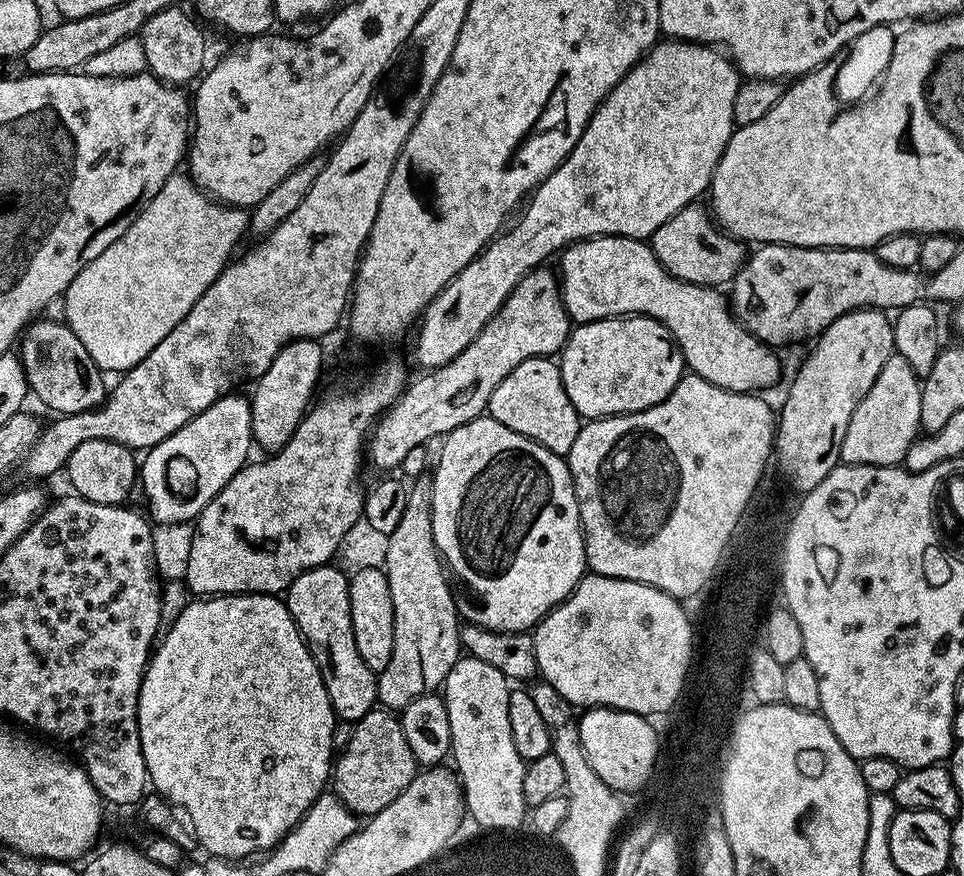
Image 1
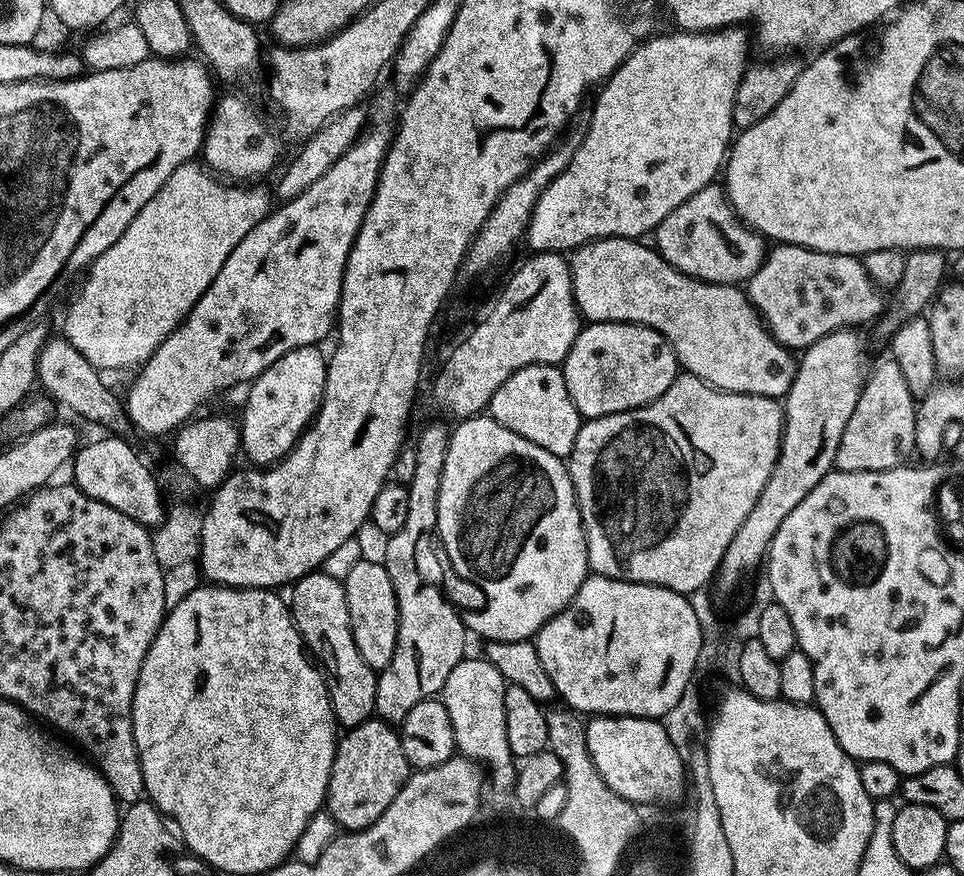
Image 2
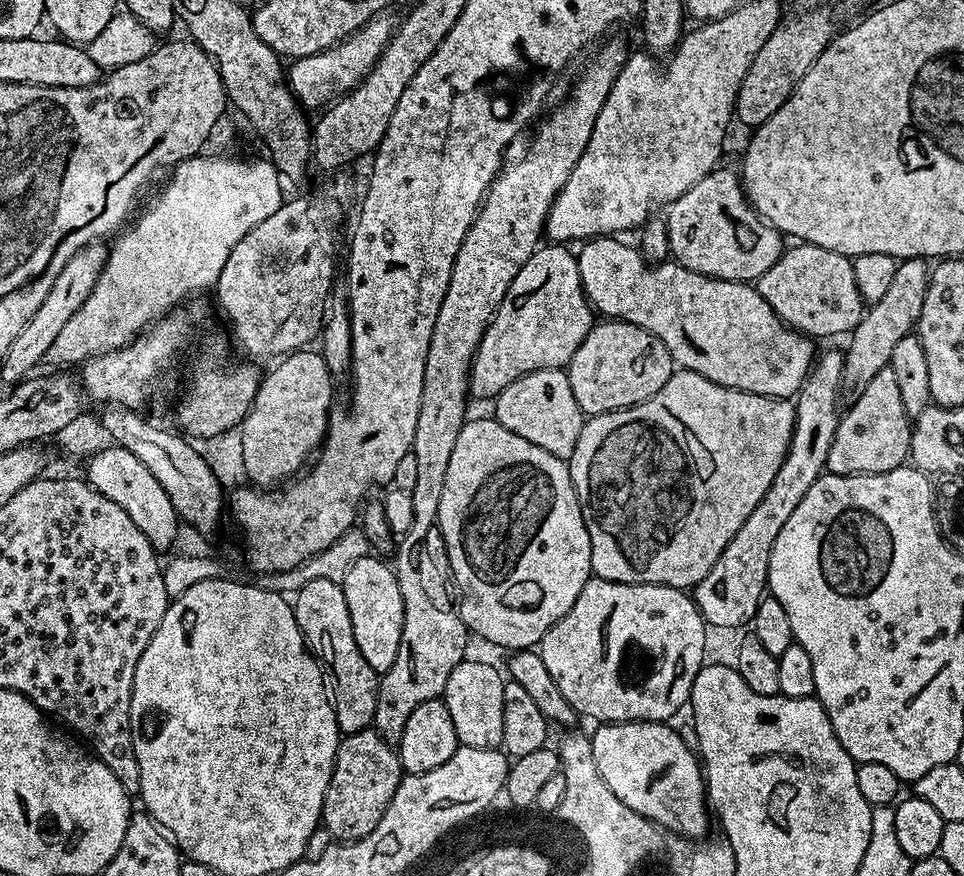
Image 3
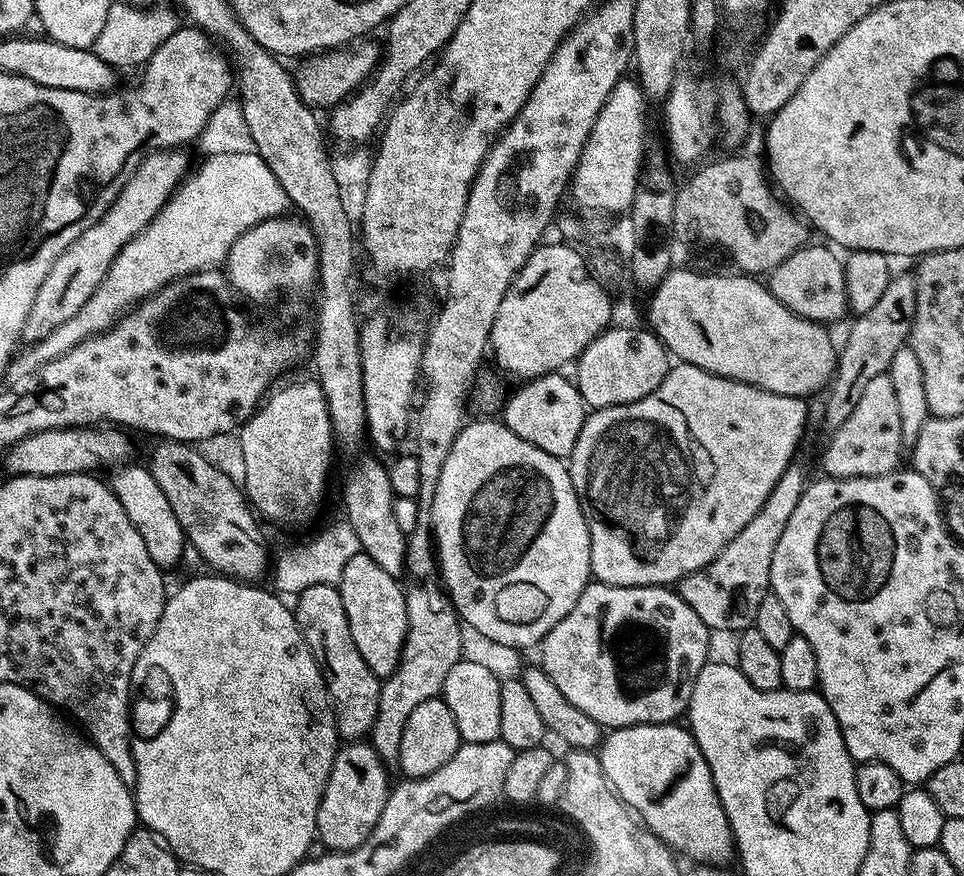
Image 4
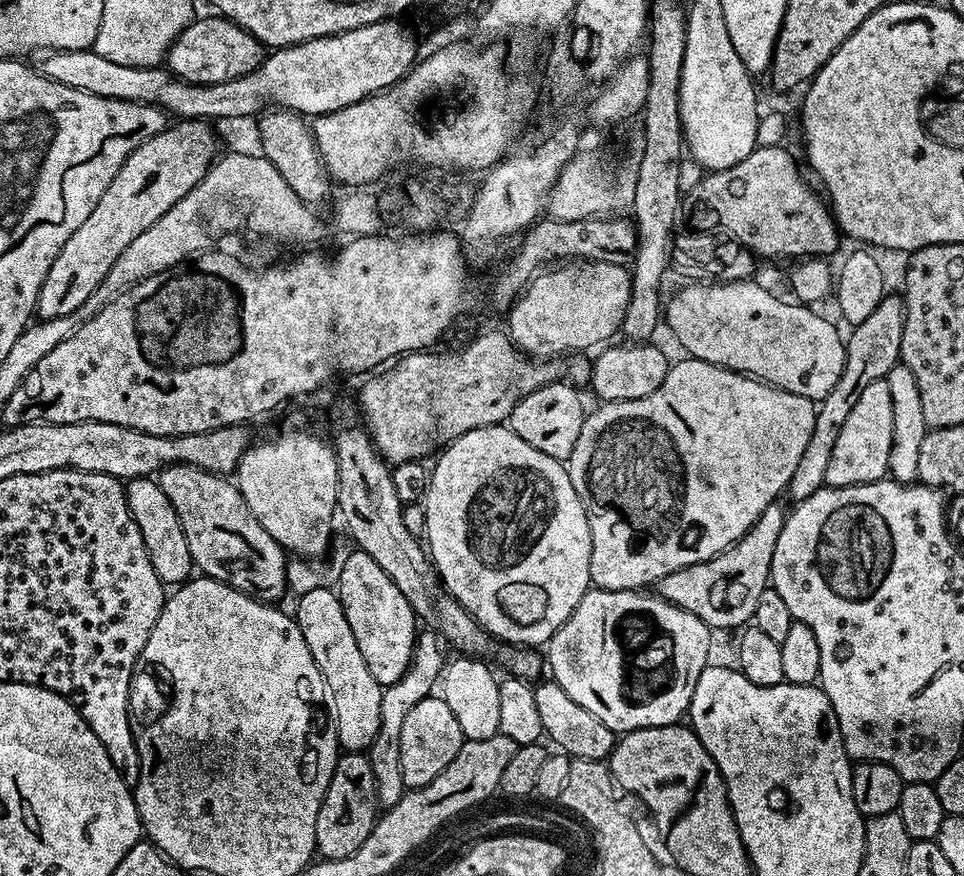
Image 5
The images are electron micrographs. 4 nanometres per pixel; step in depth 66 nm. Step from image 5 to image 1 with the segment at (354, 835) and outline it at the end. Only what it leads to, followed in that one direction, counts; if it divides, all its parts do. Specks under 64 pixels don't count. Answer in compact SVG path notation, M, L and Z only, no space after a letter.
M377 706L355 721L351 728L344 753L335 757L330 784L336 797L357 817L371 818L386 810L386 806L410 786L418 765L414 754L410 754L399 719L391 711Z

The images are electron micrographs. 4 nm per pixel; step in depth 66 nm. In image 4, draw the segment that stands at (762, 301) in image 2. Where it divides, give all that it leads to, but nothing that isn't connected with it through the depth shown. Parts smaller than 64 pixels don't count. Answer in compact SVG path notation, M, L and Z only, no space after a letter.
M809 242L794 254L790 254L786 262L782 262L775 270L767 273L766 283L774 298L778 298L778 302L782 302L782 306L786 306L794 314L825 326L832 326L835 320L849 315L844 261L839 255L836 257L831 252L833 251L831 247L820 244Z

